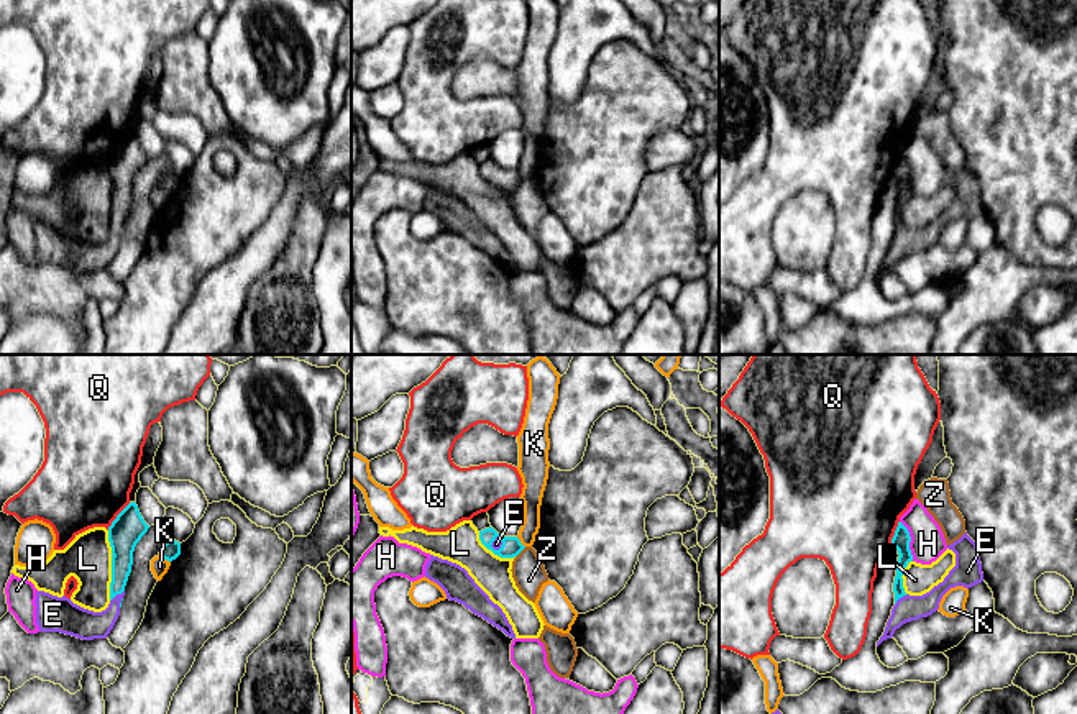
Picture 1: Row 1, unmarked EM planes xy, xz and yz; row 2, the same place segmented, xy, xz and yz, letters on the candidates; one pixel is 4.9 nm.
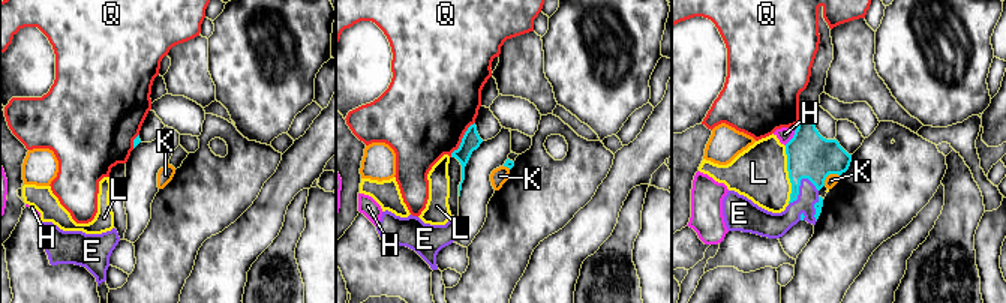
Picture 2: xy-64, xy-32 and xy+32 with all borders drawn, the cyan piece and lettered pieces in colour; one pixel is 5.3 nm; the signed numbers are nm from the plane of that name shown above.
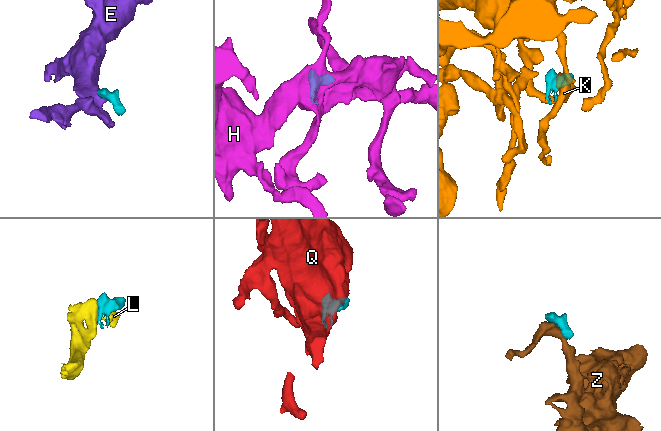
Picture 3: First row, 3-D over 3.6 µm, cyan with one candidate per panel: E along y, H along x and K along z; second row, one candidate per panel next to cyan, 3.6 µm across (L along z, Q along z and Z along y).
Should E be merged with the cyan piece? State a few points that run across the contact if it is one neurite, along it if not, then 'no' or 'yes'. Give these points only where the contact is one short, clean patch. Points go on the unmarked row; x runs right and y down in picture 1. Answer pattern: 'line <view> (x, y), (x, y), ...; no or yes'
line xy (122, 174), (117, 225), (100, 253), (76, 253); yes

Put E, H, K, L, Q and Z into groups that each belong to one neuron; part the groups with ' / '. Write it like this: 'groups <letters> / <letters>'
groups E / H / K / L / Q / Z

